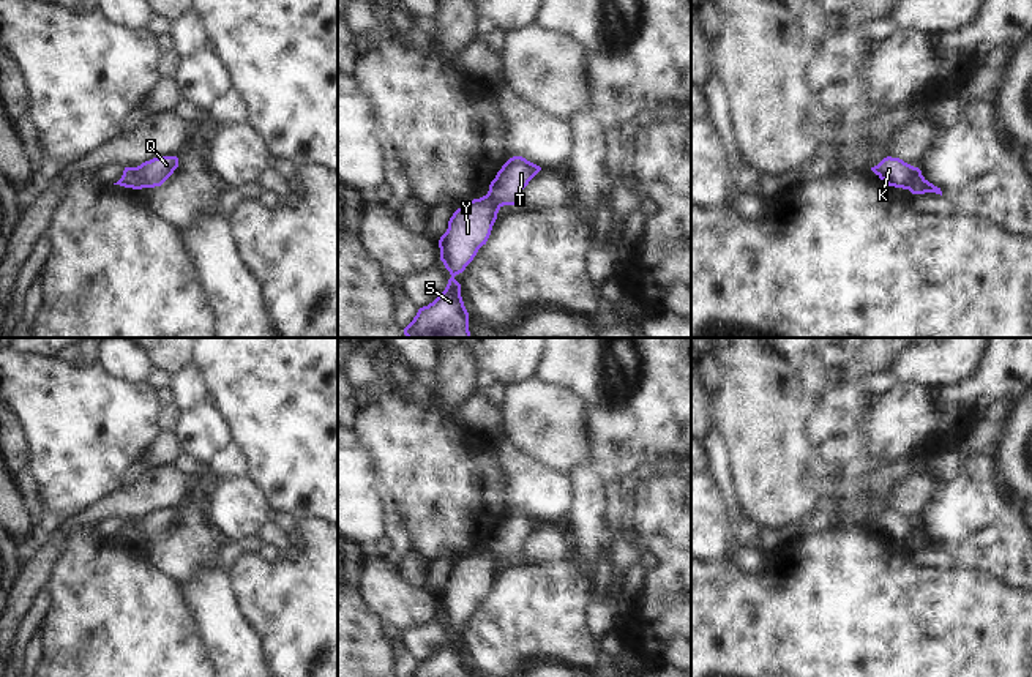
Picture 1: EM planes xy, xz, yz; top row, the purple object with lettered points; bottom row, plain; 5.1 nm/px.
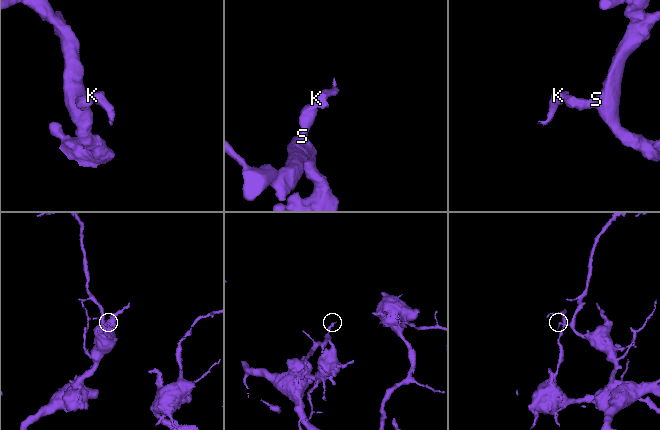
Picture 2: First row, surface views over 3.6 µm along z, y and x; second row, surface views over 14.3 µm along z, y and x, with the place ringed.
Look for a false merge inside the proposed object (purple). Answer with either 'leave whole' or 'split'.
split

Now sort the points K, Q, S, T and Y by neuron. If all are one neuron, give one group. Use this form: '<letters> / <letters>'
K Q T / S Y

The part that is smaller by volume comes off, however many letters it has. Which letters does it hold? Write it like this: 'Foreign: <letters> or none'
Foreign: K, Q, T.

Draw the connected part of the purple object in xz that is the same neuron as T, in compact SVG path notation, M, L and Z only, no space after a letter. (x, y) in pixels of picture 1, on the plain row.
M522 510L510 511L489 538L488 551L499 560L516 559L522 543L541 524Z

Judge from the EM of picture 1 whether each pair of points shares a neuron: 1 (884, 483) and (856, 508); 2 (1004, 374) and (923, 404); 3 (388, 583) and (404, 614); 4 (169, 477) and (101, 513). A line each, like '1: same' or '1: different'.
1: same
2: same
3: same
4: same

